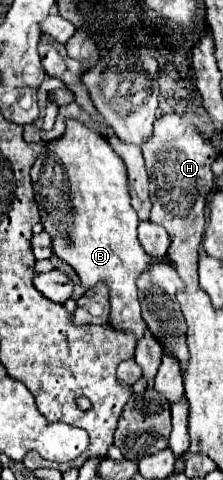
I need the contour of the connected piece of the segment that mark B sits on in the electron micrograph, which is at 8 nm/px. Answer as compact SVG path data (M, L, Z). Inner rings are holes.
M69 119L65 133L47 143L41 155L37 157L31 169L31 181L35 199L41 209L41 223L45 231L53 239L53 253L57 253L65 263L69 263L75 273L79 275L85 289L95 287L99 281L109 285L109 299L111 299L111 315L109 325L119 331L133 331L137 339L143 337L145 321L141 317L139 299L137 299L137 277L151 265L151 257L143 251L137 239L137 213L131 207L131 197L127 189L127 171L125 163L117 153L111 149L107 139L93 131L91 127Z

